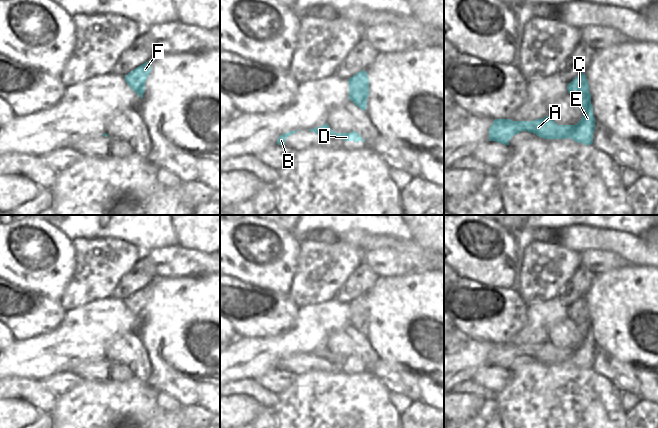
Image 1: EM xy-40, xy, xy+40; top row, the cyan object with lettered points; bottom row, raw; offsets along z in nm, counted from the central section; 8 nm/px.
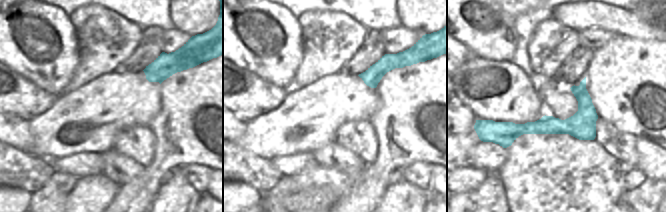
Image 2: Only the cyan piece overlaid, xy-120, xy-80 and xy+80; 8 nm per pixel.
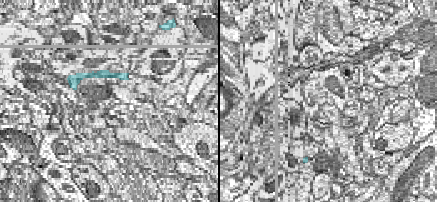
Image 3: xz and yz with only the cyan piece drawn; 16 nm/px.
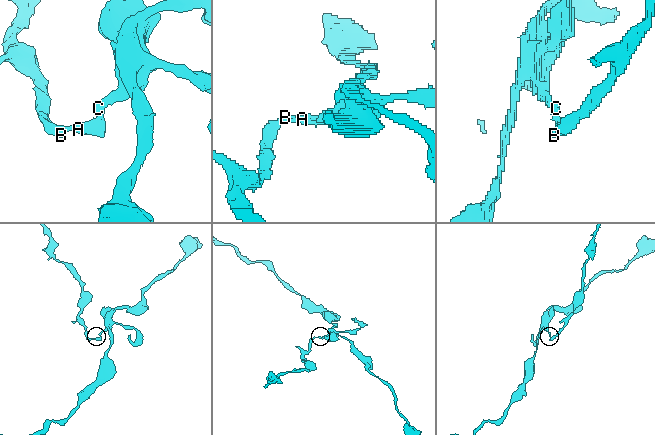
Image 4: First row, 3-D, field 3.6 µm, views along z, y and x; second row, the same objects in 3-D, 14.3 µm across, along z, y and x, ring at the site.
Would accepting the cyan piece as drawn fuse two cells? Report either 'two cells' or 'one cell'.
two cells

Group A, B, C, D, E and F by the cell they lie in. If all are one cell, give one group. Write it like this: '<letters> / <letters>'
A C D E F / B

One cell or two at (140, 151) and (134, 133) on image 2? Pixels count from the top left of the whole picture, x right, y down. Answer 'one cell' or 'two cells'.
one cell

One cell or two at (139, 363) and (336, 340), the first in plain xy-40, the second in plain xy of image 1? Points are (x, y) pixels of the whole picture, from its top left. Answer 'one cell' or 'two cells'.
one cell

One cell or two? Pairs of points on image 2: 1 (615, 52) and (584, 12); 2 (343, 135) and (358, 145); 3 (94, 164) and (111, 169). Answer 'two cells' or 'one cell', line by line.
1: two cells
2: one cell
3: two cells

